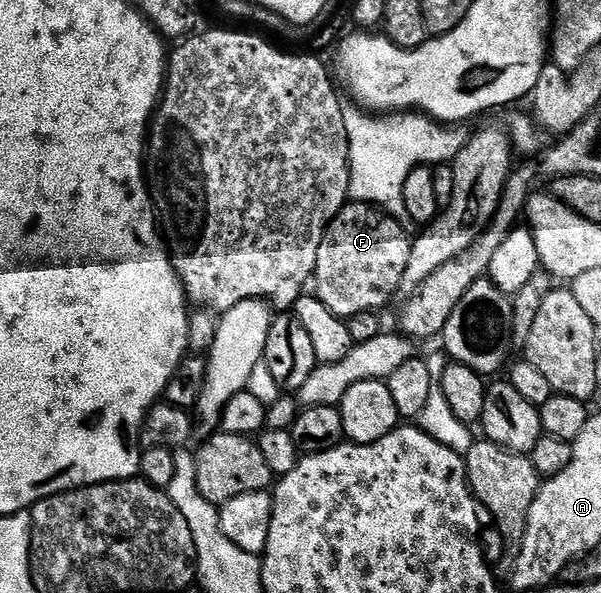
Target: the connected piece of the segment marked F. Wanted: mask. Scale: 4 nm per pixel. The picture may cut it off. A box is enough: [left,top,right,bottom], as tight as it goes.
[312,203,412,317]

